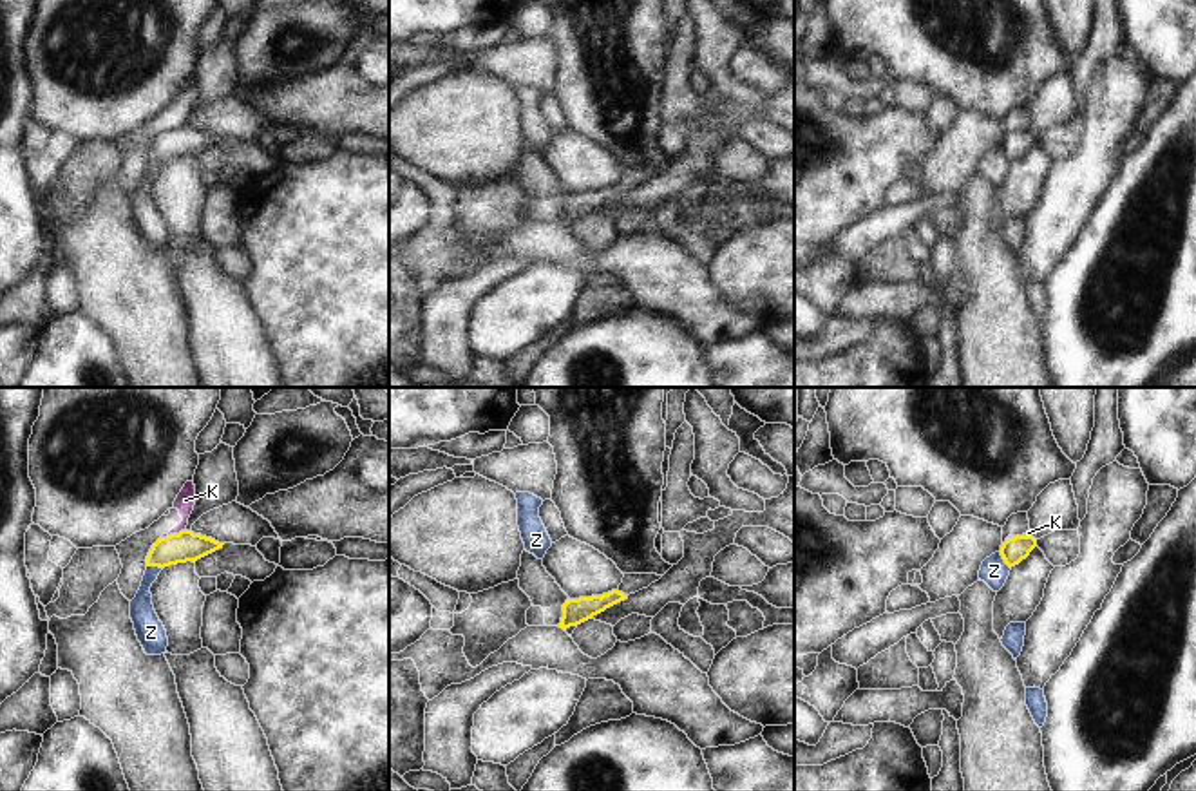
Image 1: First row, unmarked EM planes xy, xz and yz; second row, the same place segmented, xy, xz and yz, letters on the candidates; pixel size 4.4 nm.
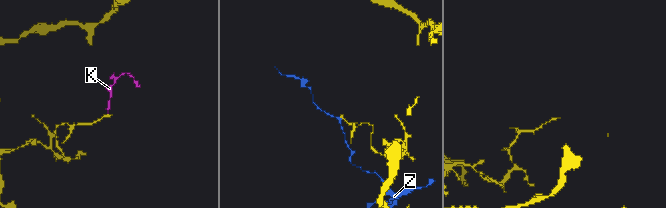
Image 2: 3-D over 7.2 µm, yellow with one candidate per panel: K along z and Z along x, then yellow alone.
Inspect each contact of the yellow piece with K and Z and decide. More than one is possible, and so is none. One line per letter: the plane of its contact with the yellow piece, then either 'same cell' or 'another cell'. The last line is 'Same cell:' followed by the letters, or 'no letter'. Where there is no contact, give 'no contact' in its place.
K: xy | another cell
Z: yz | another cell
Same cell: no letter

